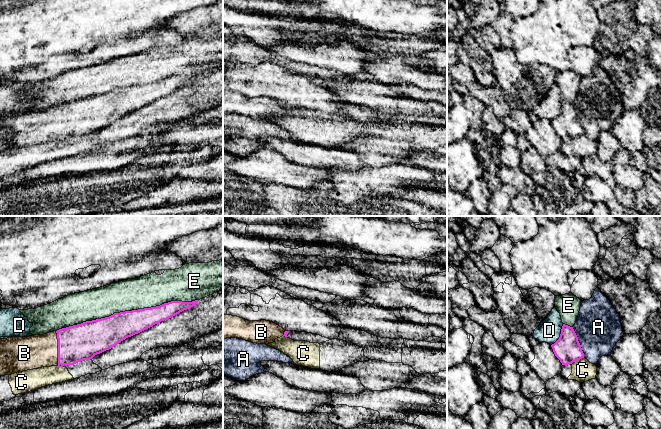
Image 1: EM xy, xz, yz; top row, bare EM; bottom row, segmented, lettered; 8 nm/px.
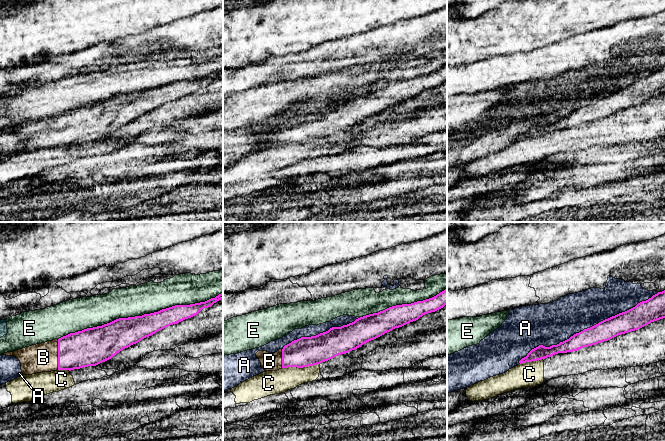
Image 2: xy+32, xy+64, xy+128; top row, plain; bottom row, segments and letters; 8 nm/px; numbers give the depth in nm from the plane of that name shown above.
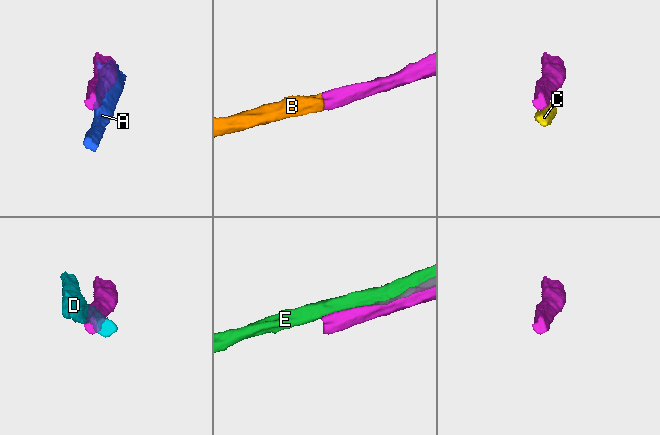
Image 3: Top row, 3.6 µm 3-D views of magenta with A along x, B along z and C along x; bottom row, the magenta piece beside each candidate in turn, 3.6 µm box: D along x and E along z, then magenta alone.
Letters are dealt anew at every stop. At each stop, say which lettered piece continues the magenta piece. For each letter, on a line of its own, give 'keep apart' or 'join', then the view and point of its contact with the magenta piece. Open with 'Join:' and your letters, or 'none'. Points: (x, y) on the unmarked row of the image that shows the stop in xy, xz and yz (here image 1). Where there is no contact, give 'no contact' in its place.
Join: B
A: keep apart; contact yz (578, 118)
B: join; contact xy (58, 124)
C: keep apart; contact yz (577, 136)
D: keep apart; contact yz (560, 111)
E: keep apart; contact xy (126, 87)

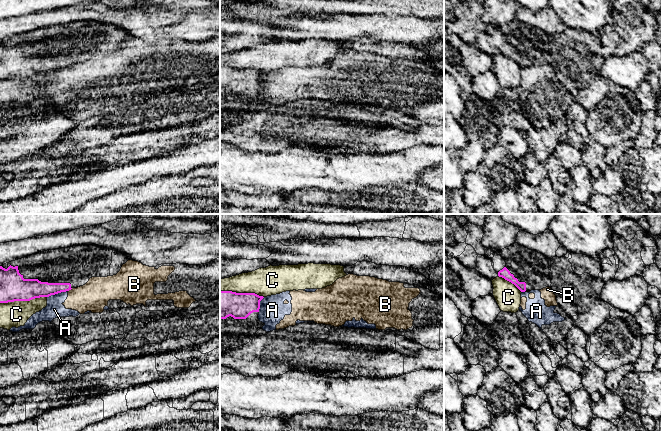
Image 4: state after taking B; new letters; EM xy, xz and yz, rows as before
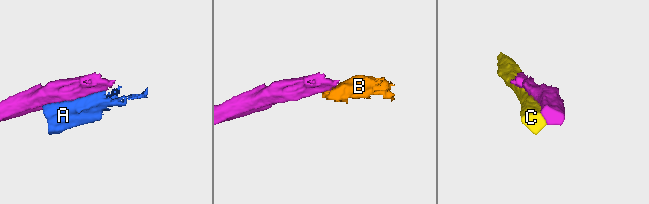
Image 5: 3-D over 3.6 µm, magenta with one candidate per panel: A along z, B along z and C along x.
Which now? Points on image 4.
Join: none
A: keep apart; contact xy (57, 69)
B: keep apart; contact xy (70, 65)
C: keep apart; contact xy (23, 76)

